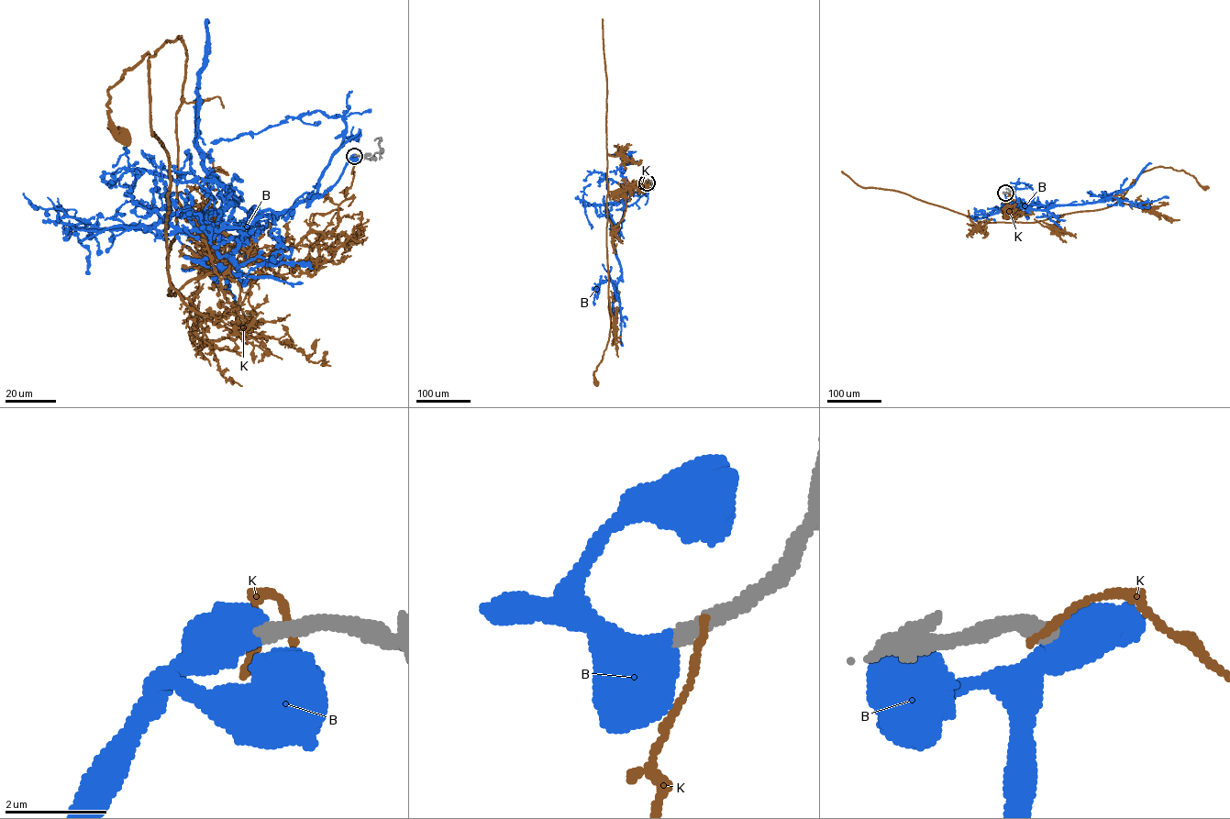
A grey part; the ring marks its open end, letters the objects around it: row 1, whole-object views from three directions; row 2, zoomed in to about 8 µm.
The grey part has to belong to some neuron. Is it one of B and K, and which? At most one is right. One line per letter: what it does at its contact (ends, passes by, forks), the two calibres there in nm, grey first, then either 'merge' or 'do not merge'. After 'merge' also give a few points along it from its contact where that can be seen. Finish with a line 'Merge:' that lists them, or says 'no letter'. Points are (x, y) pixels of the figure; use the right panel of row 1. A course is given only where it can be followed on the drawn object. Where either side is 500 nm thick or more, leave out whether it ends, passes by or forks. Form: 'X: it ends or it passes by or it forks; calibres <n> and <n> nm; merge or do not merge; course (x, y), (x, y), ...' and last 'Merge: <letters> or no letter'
B: calibres 280 and 600 nm; merge; course (1005, 193), (1005, 197), (1014, 202), (1012, 204), (1042, 209), (1111, 197), (1139, 203), (1169, 198)
K: it ends; calibres 380 and 160 nm; do not merge
Merge: B

